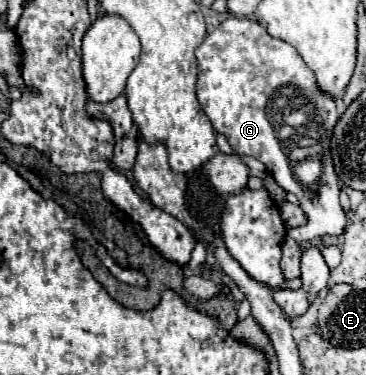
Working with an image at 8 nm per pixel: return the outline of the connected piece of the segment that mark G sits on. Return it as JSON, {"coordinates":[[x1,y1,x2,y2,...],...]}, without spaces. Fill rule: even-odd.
{"coordinates":[[230,17,222,21,196,49,198,59,198,83,196,93,204,113,210,117,212,127,224,133,234,153,250,155,272,171,276,183,294,193,306,213,306,225,288,229,287,234,294,237,300,245,306,241,320,239,324,235,340,237,346,227,346,213,340,207,338,193,340,181,334,173,334,163,330,157,330,137,338,121,336,103,332,97,316,89,314,73,304,65,298,51,266,33,266,29,244,17],[282,87,294,87,298,91,290,93,290,103,286,99,276,105,276,93],[294,147,316,147,316,157,320,157,324,173,316,183,316,193,310,193,296,179,292,169,292,149]]}

